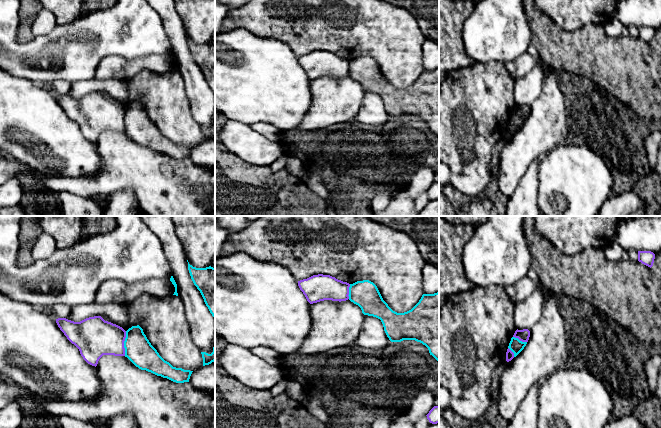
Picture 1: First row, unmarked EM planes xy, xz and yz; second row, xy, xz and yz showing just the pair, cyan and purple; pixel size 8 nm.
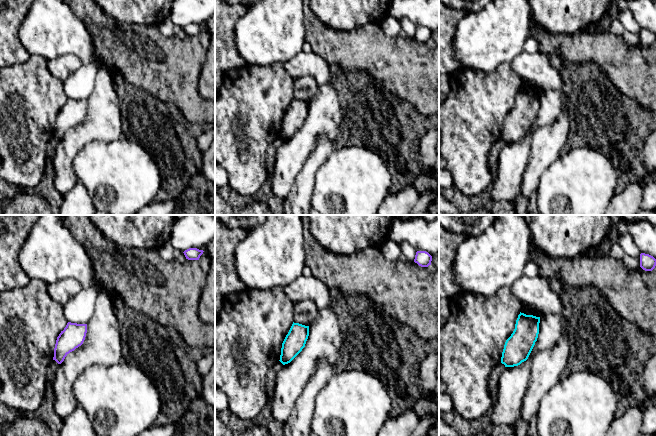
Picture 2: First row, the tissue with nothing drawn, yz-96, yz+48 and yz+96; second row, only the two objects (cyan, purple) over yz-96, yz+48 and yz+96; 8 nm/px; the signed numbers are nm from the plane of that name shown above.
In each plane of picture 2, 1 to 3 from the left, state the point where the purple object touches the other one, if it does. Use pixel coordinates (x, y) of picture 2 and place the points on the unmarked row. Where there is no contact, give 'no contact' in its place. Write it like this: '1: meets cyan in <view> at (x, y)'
1: no contact
2: no contact
3: no contact

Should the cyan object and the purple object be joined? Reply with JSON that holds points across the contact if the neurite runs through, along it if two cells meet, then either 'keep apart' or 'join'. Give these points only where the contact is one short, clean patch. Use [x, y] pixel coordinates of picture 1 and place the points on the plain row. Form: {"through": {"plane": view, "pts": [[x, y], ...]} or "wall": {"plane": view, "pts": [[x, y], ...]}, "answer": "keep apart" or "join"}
{"answer": "keep apart"}

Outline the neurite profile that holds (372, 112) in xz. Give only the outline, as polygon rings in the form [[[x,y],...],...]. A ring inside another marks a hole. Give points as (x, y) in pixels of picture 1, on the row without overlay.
[[[364,91],[361,107],[356,118],[363,124],[381,126],[388,125],[391,117],[387,113],[380,95]]]

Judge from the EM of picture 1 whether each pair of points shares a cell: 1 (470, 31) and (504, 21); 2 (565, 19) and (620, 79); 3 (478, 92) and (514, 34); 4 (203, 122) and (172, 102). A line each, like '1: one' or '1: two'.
1: one
2: two
3: two
4: two

